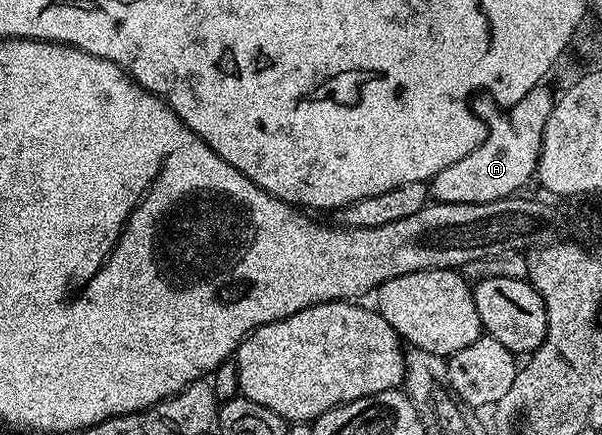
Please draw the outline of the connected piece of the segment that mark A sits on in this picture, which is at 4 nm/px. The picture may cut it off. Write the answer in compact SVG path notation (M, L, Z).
M547 84L529 88L529 92L506 111L507 122L501 123L499 130L492 129L469 156L457 160L457 164L449 164L449 168L431 178L430 197L445 204L485 204L518 195L522 191L519 189L536 177L545 124L553 112L555 99Z

